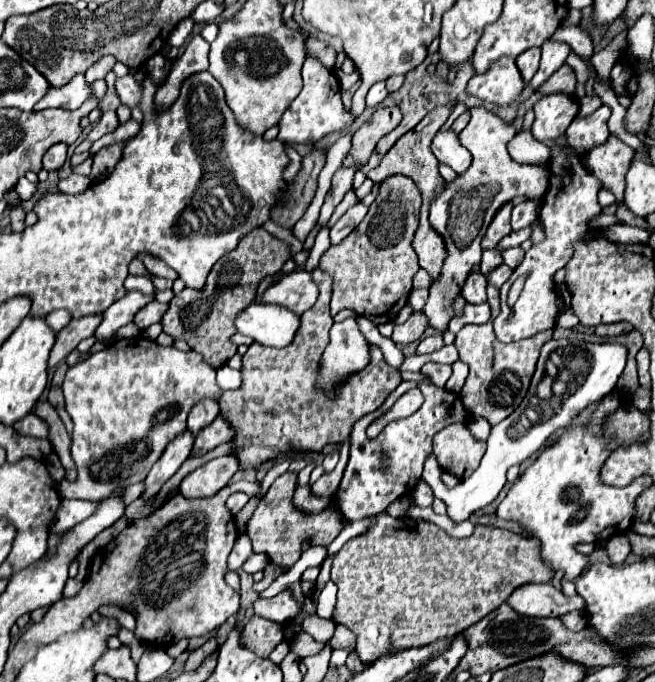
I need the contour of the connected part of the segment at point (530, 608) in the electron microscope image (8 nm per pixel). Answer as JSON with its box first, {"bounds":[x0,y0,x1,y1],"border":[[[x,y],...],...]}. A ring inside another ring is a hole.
{"bounds":[508,584,586,618],"border":[[[524,584],[508,596],[508,606],[514,612],[530,618],[558,618],[572,610],[584,612],[586,604],[580,596],[564,596],[552,584]]]}

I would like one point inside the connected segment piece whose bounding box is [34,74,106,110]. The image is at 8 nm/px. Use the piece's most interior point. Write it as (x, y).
(72, 95)

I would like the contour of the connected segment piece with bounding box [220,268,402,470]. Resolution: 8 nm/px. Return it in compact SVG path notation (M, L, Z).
M318 268L312 272L314 282L320 288L316 304L300 316L300 328L294 340L280 348L264 348L260 344L250 344L248 352L242 356L242 386L238 390L222 392L220 414L234 428L234 446L240 470L256 470L260 464L286 452L314 454L322 452L326 444L344 442L348 432L360 416L374 412L388 392L392 392L400 382L400 372L386 364L382 350L370 344L370 362L366 368L342 380L332 394L316 386L320 374L320 358L328 346L328 330L332 326L332 316L328 310L332 278Z

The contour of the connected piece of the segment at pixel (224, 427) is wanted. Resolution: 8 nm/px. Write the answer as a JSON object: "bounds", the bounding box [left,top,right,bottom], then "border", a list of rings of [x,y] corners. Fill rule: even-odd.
{"bounds":[190,416,232,458],"border":[[[218,416],[206,430],[202,430],[202,432],[196,436],[196,442],[194,442],[194,448],[192,448],[190,458],[204,456],[206,452],[210,452],[212,448],[216,448],[218,444],[228,442],[228,436],[232,436],[232,432],[228,432],[228,424],[224,424],[224,422],[220,420],[220,416]]]}

